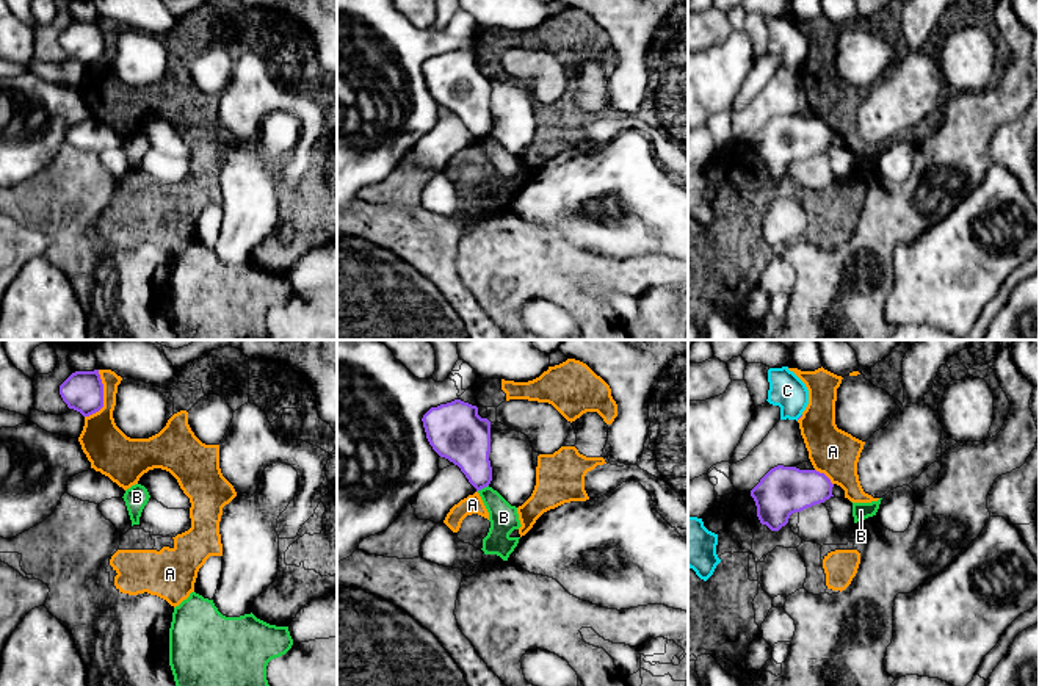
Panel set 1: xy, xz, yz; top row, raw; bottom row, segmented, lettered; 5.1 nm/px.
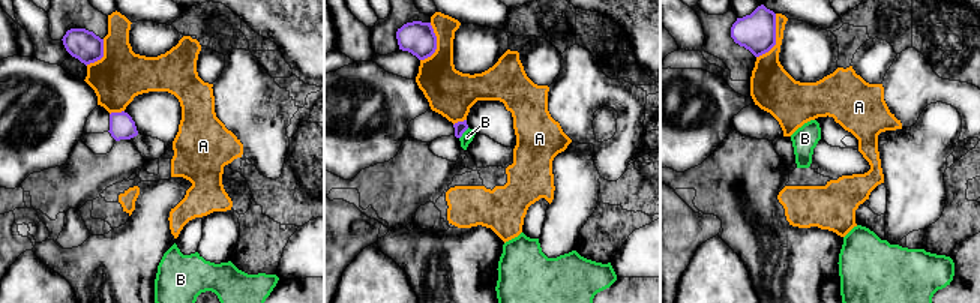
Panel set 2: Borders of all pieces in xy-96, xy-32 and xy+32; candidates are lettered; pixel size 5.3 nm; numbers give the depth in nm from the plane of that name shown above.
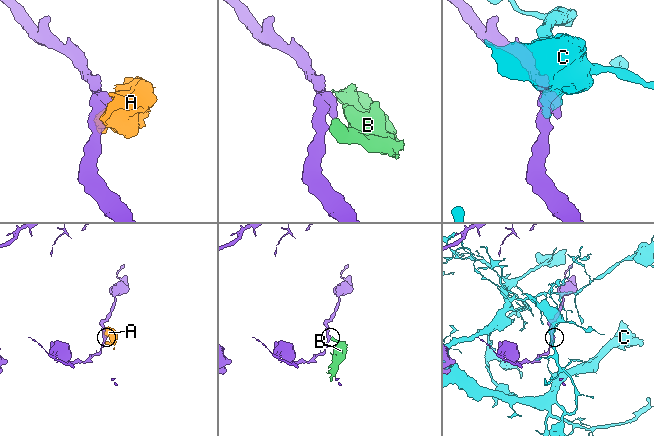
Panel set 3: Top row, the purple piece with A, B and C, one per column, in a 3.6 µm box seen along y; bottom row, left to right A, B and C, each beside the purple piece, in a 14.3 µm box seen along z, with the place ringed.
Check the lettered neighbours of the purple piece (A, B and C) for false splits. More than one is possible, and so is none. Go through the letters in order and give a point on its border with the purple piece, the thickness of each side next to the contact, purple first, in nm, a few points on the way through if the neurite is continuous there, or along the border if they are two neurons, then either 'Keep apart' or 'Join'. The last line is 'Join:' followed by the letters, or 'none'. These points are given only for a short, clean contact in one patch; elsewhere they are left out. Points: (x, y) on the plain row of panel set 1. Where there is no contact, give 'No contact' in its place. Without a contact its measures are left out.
A: Touches purple at xy (102, 46). Thickness 200 nm (purple) against 220 nm. Keep apart
B: Touches purple at xz (481, 137). Thickness 260 nm (purple) against 150 nm. Boundary: xz (488, 133), (477, 140). Keep apart
C: Touches purple at yz (800, 66). Thickness 20 nm (purple) against 180 nm. Keep apart
Join: none

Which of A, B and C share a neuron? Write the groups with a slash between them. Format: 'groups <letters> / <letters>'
groups A B / C

